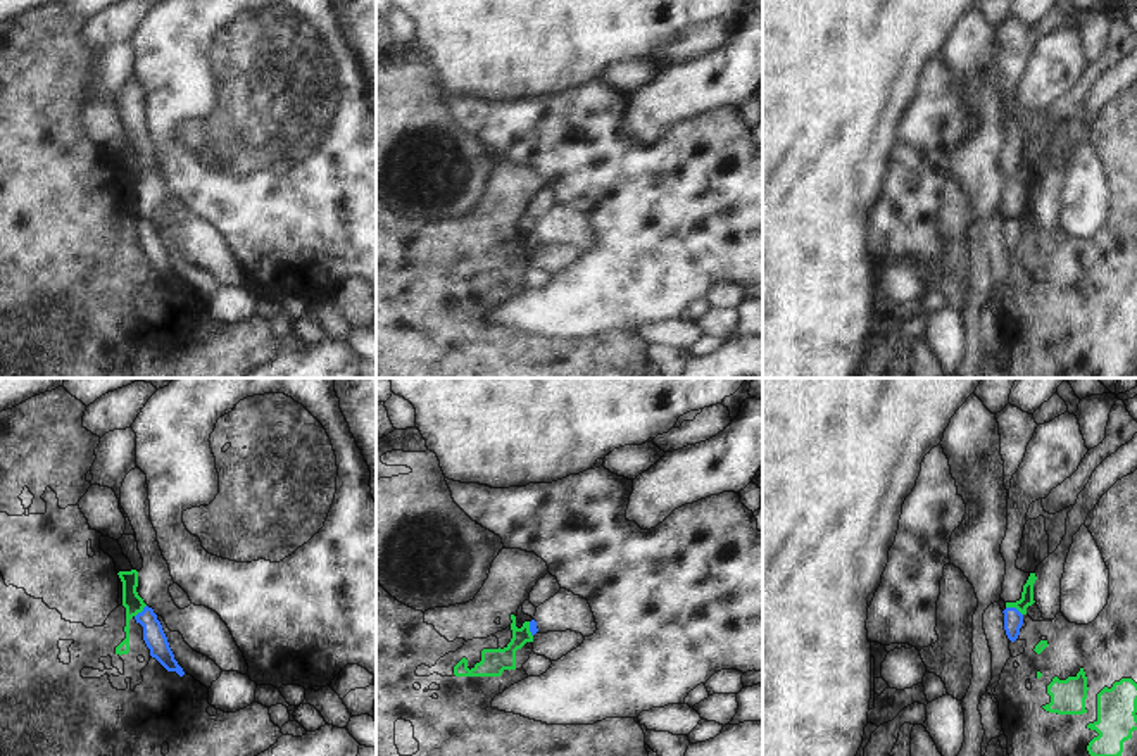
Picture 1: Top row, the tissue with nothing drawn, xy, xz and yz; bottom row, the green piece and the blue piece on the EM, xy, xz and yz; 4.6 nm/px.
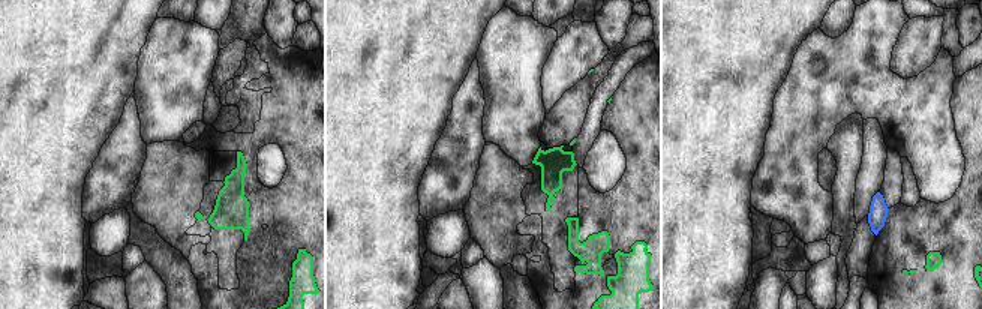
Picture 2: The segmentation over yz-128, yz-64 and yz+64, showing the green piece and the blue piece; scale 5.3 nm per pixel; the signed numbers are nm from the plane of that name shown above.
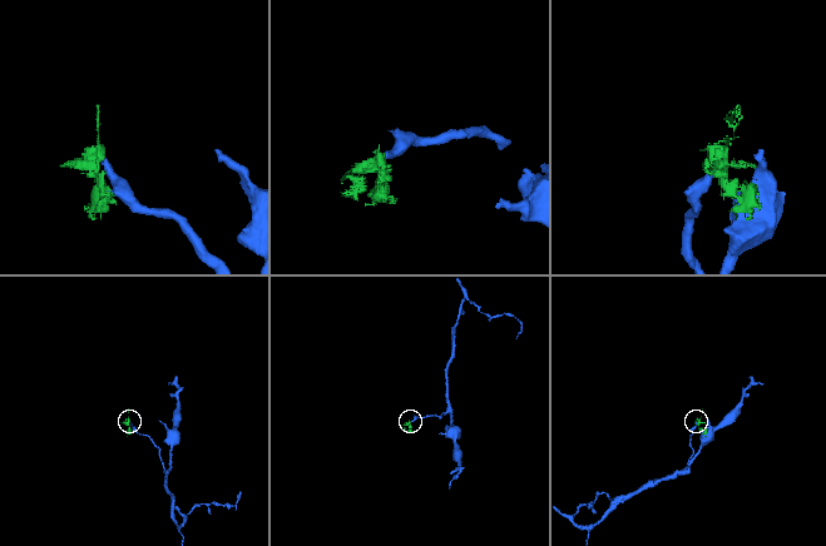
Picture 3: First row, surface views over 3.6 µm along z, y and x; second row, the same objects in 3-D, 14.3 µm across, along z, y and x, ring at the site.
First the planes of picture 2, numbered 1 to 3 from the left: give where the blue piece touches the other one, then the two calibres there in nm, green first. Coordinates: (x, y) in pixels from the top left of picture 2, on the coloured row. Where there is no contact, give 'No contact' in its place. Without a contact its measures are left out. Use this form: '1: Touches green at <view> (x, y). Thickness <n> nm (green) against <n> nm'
1: No contact
2: No contact
3: No contact.

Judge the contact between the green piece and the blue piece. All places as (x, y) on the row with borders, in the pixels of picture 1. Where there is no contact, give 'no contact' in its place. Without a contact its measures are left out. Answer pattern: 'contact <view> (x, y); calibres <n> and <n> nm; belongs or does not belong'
contact yz (1015, 606); calibres 60 and 90 nm; does not belong

